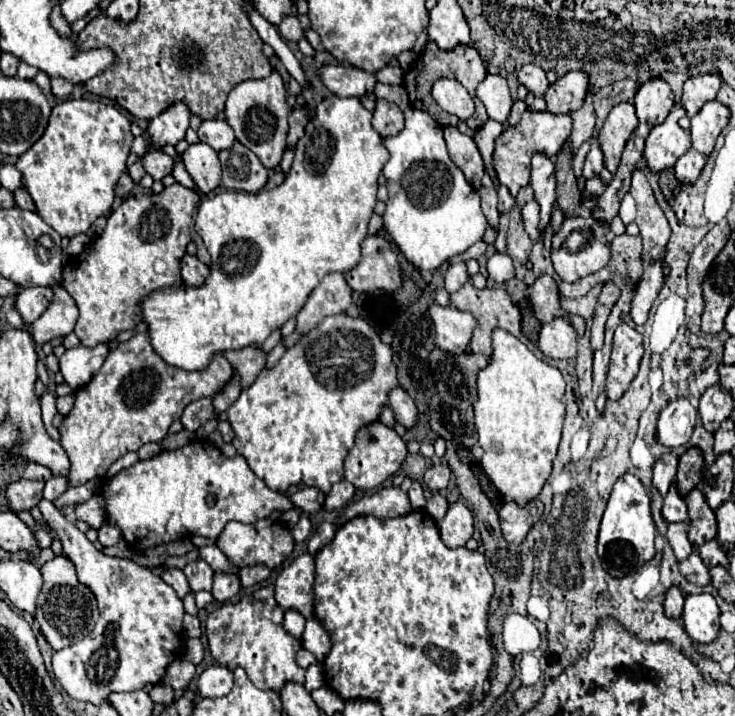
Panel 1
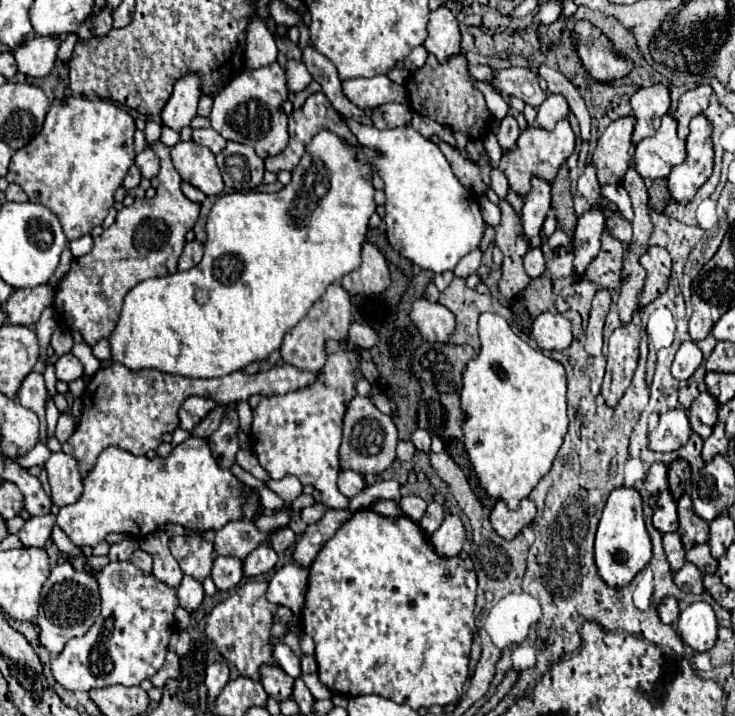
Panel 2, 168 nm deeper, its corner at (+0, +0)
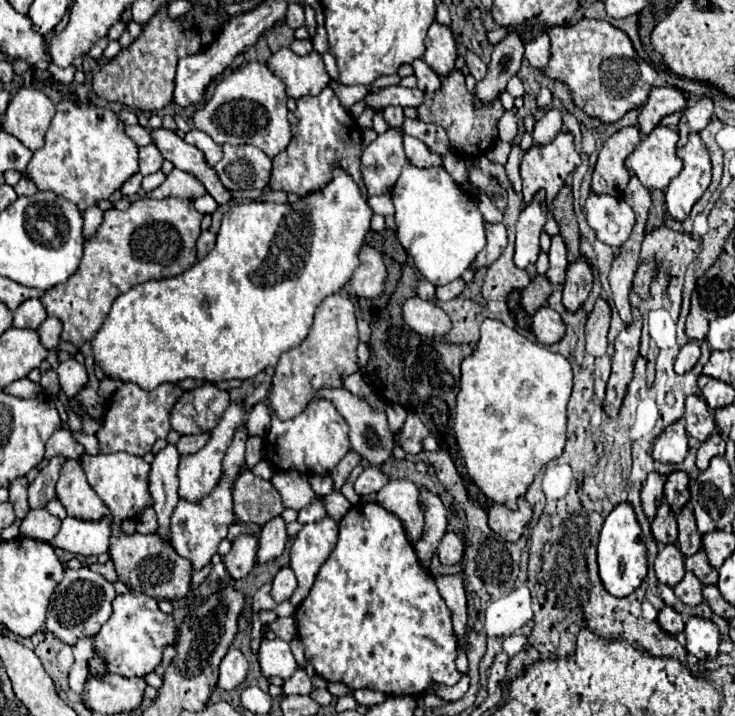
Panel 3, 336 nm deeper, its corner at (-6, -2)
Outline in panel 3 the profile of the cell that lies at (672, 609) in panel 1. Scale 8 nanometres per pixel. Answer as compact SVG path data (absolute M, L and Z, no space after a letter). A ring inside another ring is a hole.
M664 607L664 609L658 613L658 619L656 619L656 621L658 621L660 627L662 627L666 633L670 633L670 635L678 635L678 633L682 633L682 629L684 629L682 615L680 615L676 609L672 609L672 607Z

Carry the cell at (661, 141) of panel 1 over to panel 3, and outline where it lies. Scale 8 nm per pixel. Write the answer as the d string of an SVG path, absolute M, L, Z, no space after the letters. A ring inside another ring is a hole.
M658 125L628 155L626 167L640 179L646 189L666 189L682 171L682 159L676 155L678 133Z

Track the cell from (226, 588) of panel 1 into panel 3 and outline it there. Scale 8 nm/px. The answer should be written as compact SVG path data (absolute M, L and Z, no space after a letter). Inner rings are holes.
M240 535L232 543L232 551L222 559L228 573L232 579L244 579L256 561L256 549L258 549L258 539L250 535Z

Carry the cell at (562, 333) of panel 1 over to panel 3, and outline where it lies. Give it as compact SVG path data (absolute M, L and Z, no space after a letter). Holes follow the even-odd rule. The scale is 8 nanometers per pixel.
M540 307L532 319L532 331L542 345L554 345L566 335L566 323L560 319L560 315L546 307Z

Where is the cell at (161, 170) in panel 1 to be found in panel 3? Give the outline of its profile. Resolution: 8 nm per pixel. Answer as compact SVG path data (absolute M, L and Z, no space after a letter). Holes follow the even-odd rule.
M156 145L140 147L140 173L142 175L150 175L150 173L160 171L162 161L164 161L164 157L160 155Z

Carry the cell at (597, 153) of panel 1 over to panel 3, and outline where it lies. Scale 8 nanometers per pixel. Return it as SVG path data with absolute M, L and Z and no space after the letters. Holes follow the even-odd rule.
M590 191L584 211L590 227L596 231L596 237L616 249L628 241L636 223L634 211L628 203L612 195L598 195Z

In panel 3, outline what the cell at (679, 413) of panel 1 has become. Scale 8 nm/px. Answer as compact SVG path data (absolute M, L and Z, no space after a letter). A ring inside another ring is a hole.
M682 419L668 425L652 445L652 457L662 463L682 463L686 453L688 453L688 433L684 431Z

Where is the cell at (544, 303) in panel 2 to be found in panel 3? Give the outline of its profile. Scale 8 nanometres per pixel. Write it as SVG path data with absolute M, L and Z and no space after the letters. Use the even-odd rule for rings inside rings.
M536 275L530 285L522 291L522 307L526 309L526 313L534 315L542 305L546 305L552 291L552 283L548 283L544 275Z

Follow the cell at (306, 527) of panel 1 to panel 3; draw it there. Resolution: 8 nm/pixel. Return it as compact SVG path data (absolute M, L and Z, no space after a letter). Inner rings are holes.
M316 501L304 509L298 511L298 521L304 525L304 523L314 523L314 521L320 521L326 517L326 509L322 505L322 501Z

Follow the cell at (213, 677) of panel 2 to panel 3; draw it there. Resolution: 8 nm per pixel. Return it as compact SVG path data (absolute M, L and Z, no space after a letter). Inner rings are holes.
M230 647L218 669L218 687L224 691L236 689L244 681L246 671L248 671L246 657L238 649Z

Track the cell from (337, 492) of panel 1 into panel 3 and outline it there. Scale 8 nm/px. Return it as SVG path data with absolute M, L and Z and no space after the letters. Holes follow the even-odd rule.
M366 467L360 477L354 481L354 491L358 495L366 495L366 493L374 493L380 491L386 485L388 477L378 469L378 467Z

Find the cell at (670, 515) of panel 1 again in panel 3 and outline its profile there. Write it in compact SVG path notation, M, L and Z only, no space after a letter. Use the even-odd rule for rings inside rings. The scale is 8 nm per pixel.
M662 503L662 505L658 507L656 517L652 519L652 533L654 533L654 539L656 539L660 545L676 543L676 535L678 535L676 515L674 515L672 509L668 507L668 503Z

